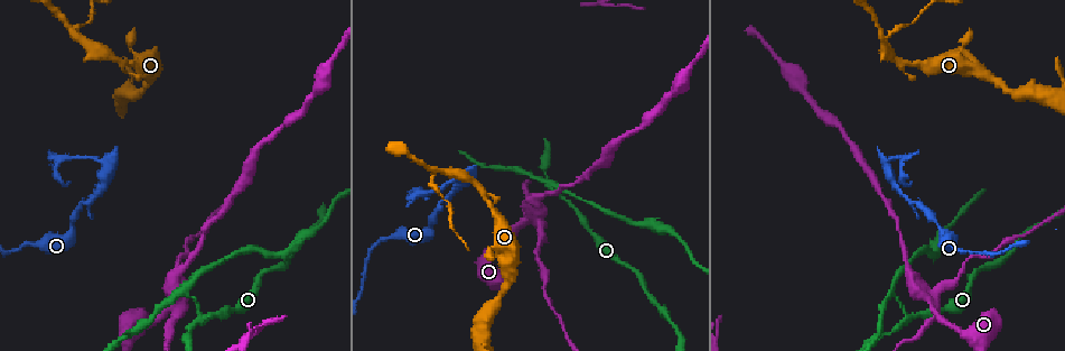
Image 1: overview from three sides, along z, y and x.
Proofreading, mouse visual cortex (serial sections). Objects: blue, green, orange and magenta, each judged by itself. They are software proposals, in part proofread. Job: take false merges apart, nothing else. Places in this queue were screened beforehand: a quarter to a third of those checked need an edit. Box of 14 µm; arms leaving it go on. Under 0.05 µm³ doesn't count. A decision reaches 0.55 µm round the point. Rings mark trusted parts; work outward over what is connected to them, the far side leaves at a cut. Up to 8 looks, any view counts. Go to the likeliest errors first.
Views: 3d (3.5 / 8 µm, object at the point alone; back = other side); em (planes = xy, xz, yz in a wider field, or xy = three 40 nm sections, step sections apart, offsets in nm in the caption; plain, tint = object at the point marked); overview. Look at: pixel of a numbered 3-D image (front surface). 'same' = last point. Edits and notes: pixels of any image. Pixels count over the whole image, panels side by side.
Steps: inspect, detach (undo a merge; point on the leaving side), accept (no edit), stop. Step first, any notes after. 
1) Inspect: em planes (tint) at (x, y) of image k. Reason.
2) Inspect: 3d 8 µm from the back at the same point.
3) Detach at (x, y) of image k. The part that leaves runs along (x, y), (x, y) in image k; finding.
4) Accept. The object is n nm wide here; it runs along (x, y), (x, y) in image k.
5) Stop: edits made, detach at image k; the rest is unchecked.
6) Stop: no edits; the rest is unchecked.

Inspect: 3d 8 µm at (203, 318) of image 1. Branch point.

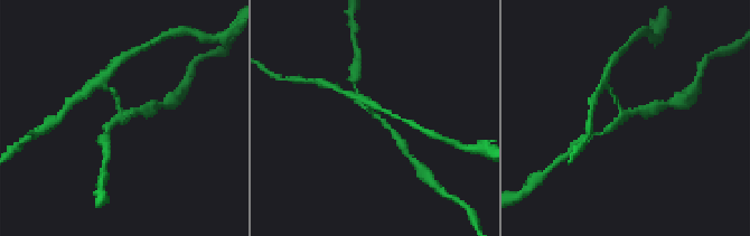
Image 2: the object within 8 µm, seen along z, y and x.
Inspect: em xy step 3 (tint) at (628, 111) of image 2. 3 arms meet here; the arms are 150, 200, 200 nm wide.

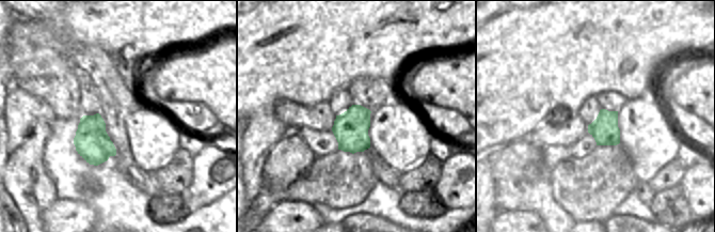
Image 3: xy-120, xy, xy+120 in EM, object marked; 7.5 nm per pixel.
Detach at (103, 85) of image 2. The object is 260 nm wide here; the part that leaves runs along (620, 106), (606, 85), (608, 69) in image 2; a second cell is stuck on.

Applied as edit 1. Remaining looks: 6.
Inspect: 3d 3.5 µm at (934, 310) of image 1. Sharp bend.

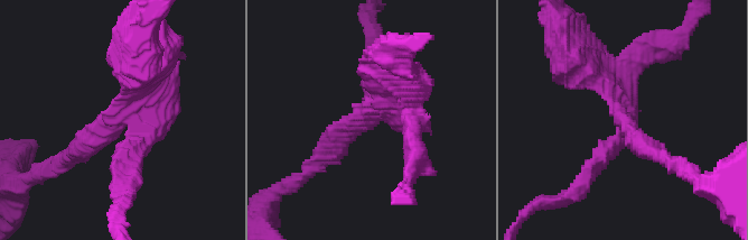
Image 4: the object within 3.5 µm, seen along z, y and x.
Inspect: em xy step 5 (tint) at (365, 112) of image 4. Shape alone is not enough.

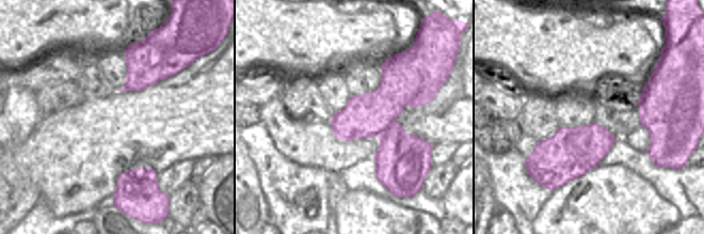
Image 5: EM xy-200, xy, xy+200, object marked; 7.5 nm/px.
Detach at (130, 156) of image 4. The part that leaves runs along (393, 120), (413, 120), (413, 168) in image 4; a second cell is stuck on.

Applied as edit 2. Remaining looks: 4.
Inspect: 3d 3.5 µm at (881, 36) of image 1. Two arms in line, one across.

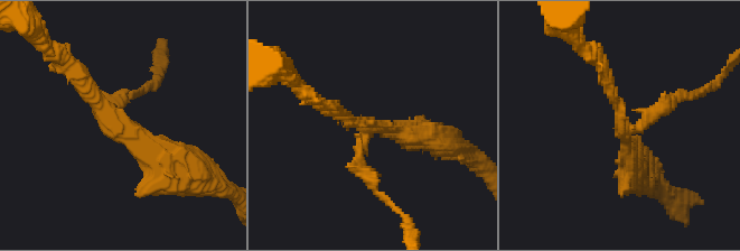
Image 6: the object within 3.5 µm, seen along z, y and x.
Inspect: em xy step 3 (tint) at (119, 131) of image 6. 3 arms meet here; the arms are 200, 200, 350 nm wide.

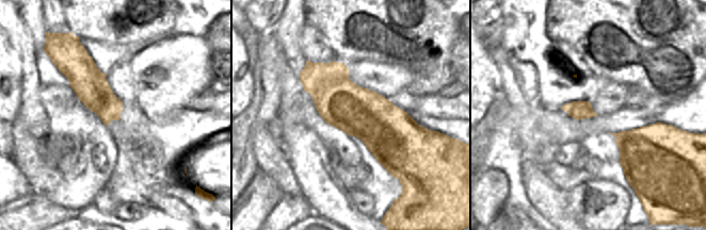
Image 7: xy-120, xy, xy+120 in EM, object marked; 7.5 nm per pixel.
Accept. It runs along (179, 167), (118, 129), (69, 71) in image 6; all the same cell.

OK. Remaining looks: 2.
Stop: edits made, detach at image 2, detach at image 4; the rest is unchecked.

